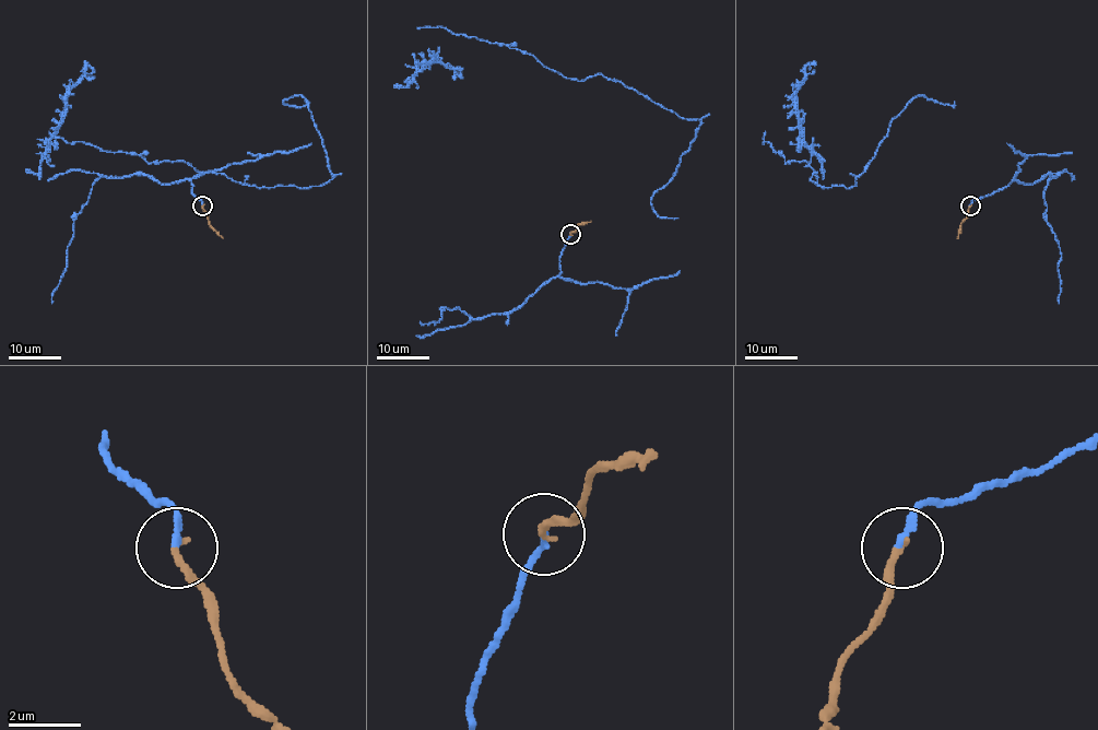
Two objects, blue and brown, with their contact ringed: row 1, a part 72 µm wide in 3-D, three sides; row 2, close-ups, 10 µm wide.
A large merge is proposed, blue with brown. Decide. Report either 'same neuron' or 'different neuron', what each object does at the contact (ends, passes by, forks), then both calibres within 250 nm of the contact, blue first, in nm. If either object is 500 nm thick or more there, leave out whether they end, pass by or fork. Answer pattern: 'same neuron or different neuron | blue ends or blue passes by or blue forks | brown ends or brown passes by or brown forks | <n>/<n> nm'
same neuron | blue ends | brown ends | 190/200 nm

